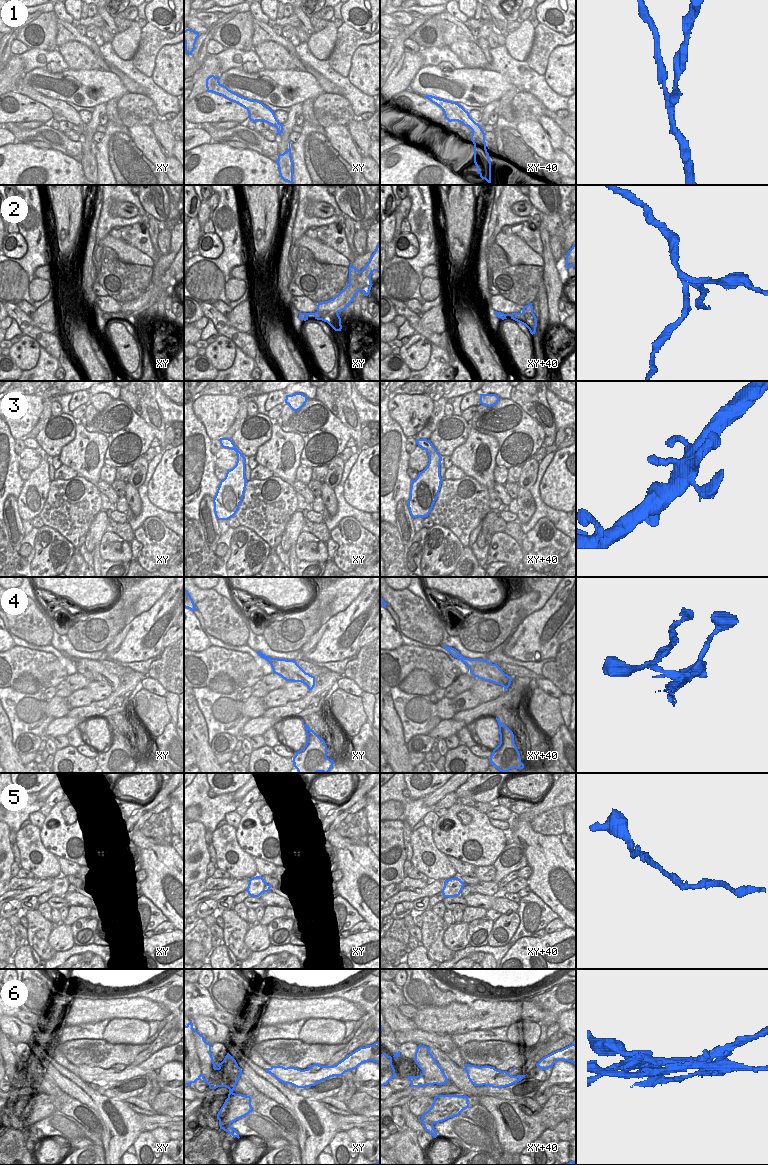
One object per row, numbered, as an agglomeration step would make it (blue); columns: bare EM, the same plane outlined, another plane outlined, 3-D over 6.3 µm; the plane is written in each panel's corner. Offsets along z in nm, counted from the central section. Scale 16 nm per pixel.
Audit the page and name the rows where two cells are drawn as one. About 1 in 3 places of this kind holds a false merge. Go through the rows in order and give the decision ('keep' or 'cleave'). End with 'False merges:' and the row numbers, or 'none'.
1: cleave
2: cleave
3: keep
4: cleave
5: keep
6: cleave
False merges: 1, 2, 4, 6

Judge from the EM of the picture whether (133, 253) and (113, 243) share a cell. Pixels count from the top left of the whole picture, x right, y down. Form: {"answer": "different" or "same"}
{"answer": "same"}

